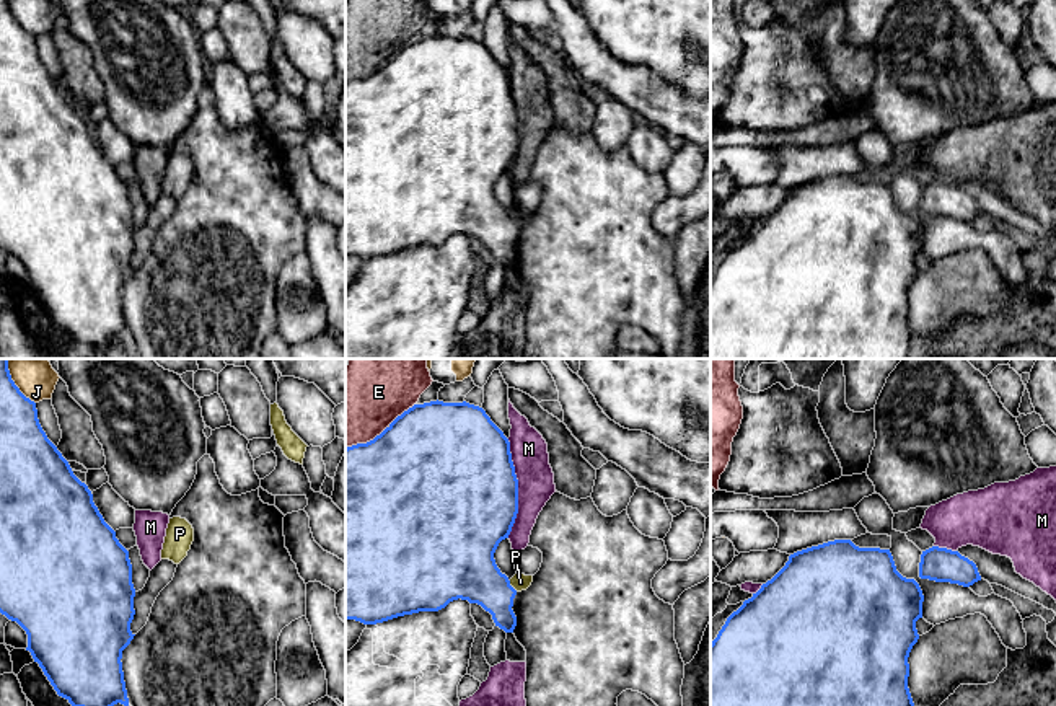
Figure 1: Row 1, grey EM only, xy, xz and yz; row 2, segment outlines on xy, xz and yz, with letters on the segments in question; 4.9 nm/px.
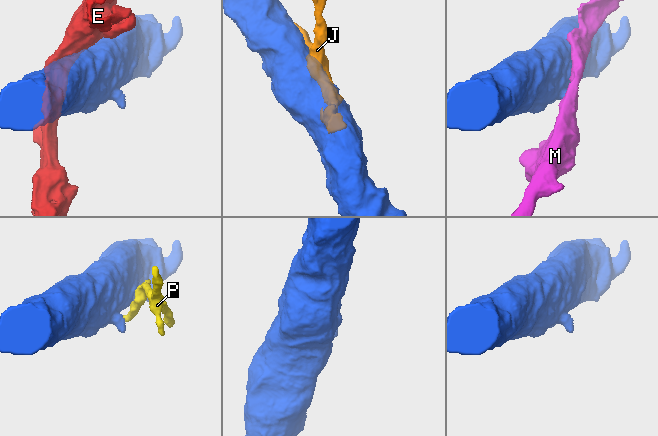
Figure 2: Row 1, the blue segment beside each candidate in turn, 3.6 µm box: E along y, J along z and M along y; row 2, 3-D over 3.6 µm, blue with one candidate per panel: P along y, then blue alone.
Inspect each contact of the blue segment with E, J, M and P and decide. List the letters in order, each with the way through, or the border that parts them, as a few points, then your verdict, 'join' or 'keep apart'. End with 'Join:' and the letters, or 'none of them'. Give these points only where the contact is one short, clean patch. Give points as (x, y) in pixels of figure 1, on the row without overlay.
E: keep apart
J: keep apart
M: keep apart
P: way xz (463, 202), (486, 220), (510, 220), (520, 217); join
Join: P

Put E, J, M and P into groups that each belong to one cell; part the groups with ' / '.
E / J / M / P

